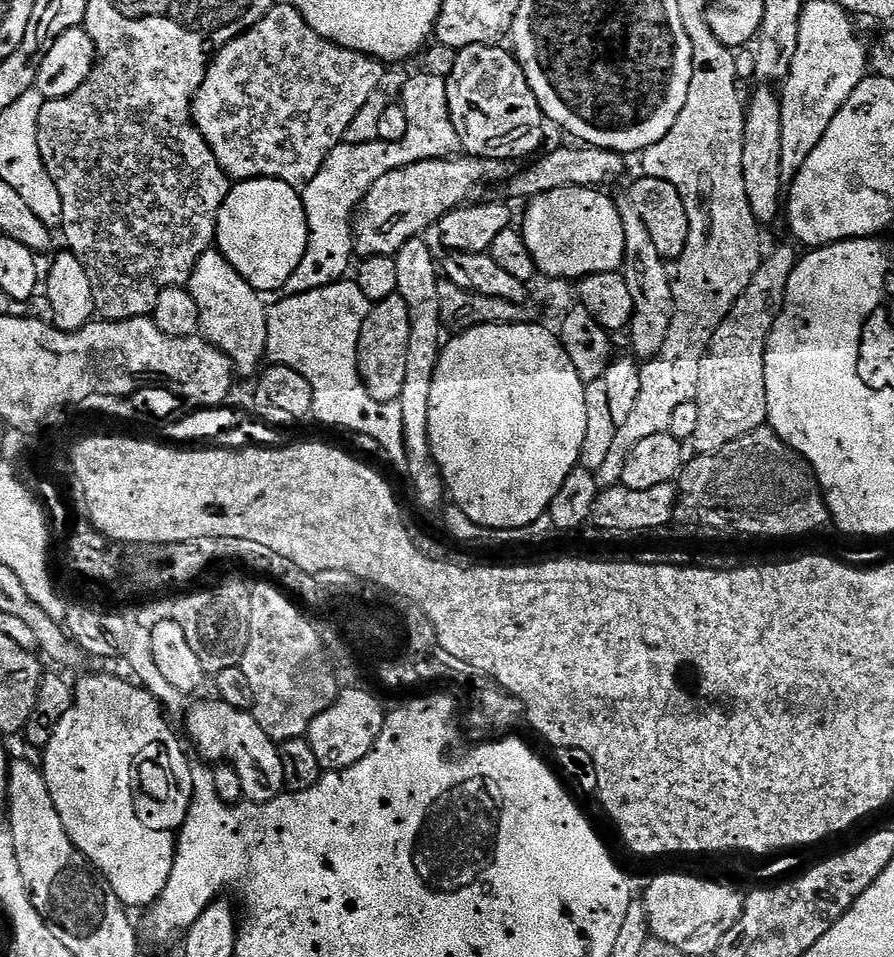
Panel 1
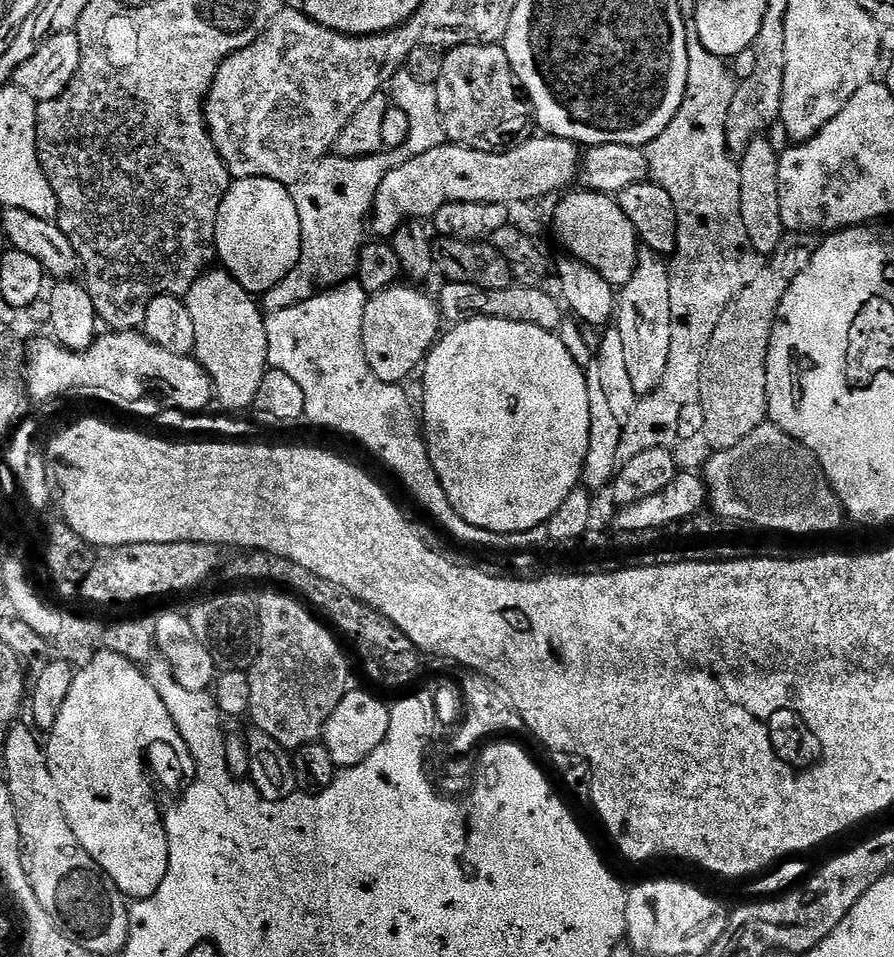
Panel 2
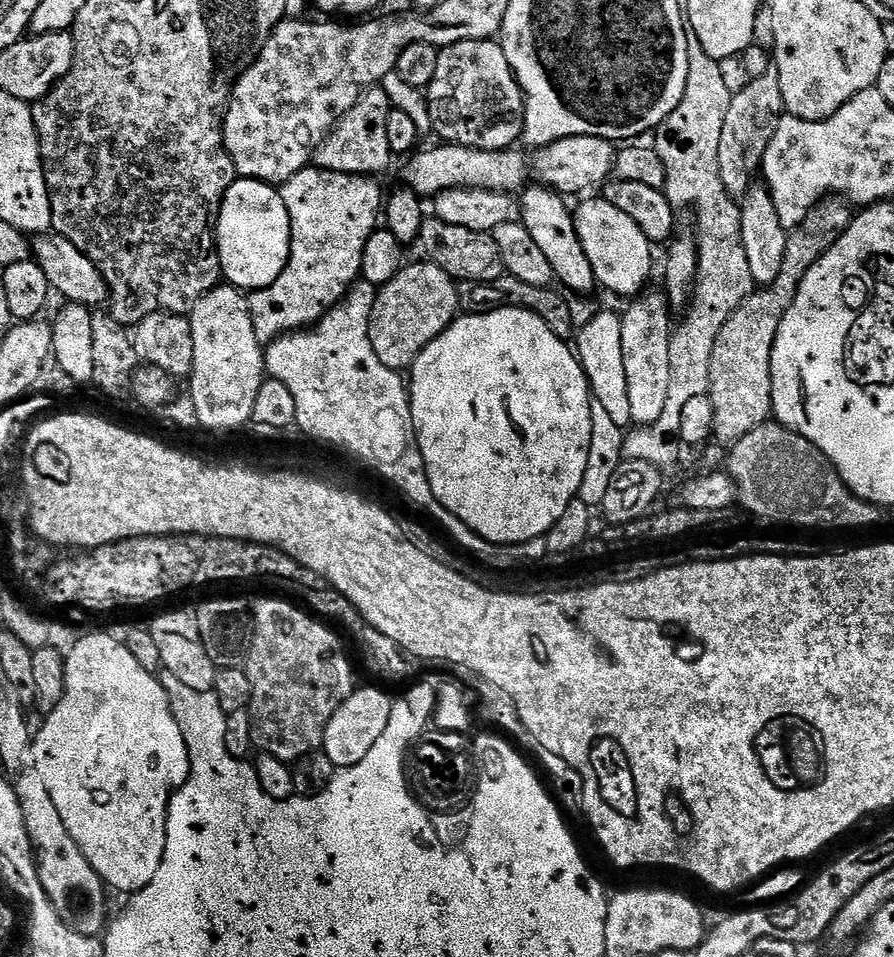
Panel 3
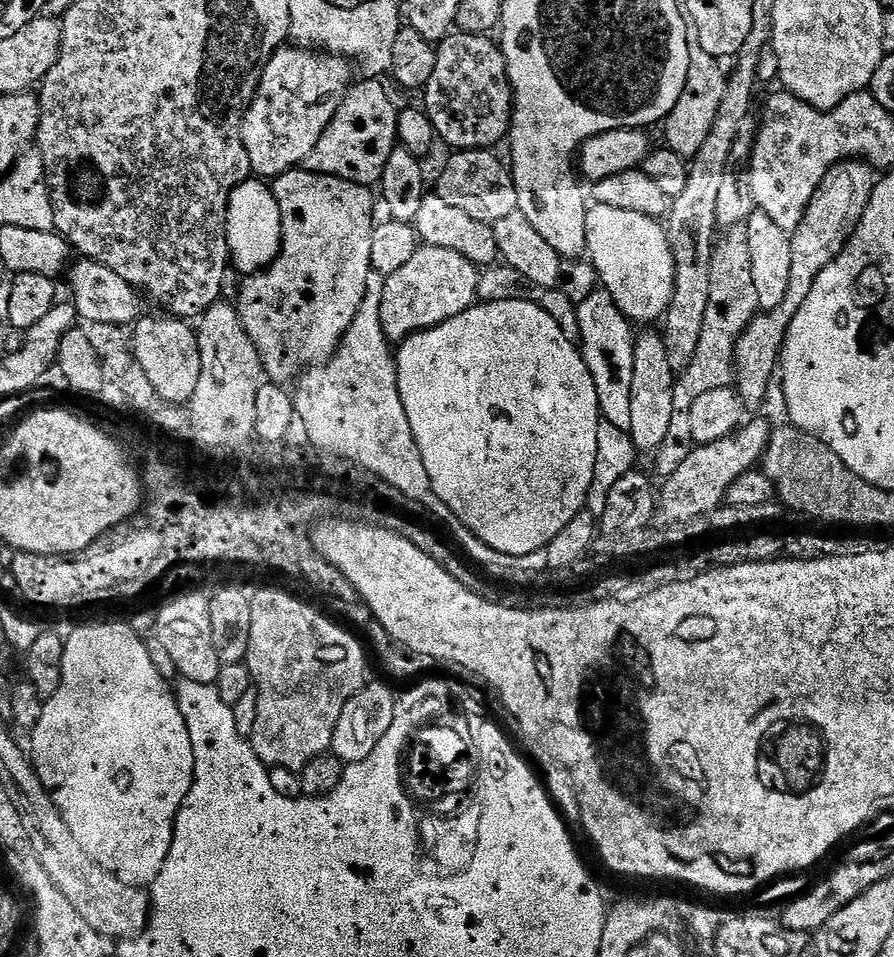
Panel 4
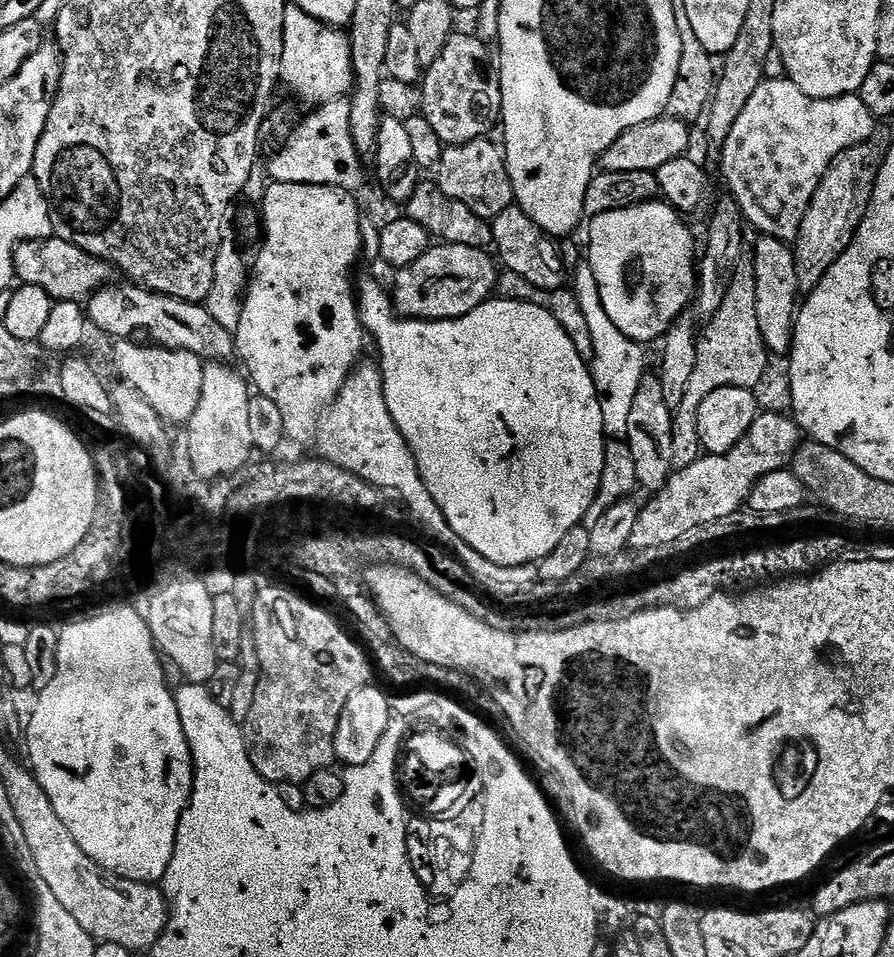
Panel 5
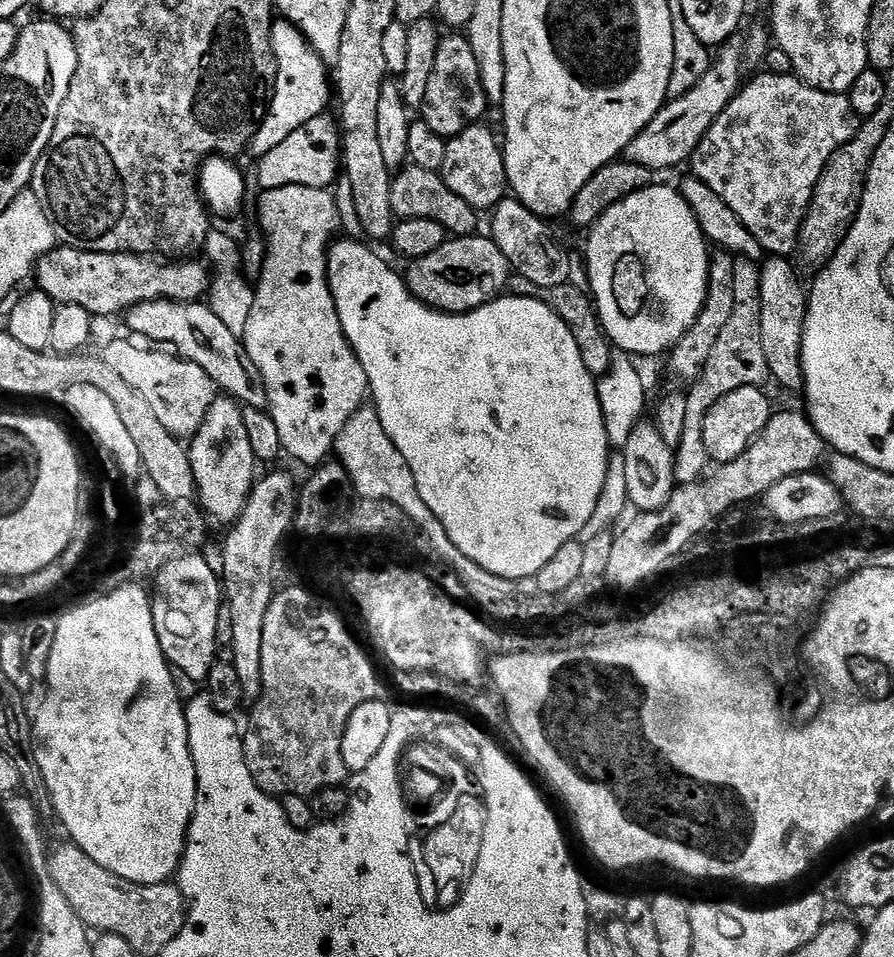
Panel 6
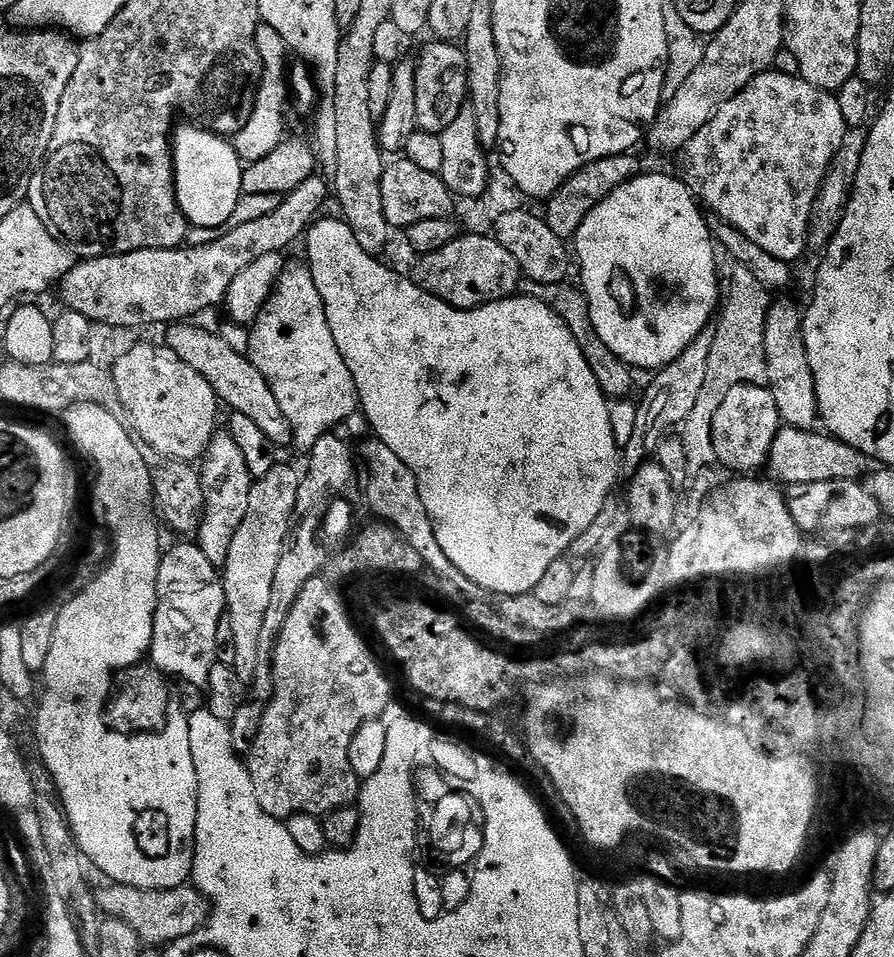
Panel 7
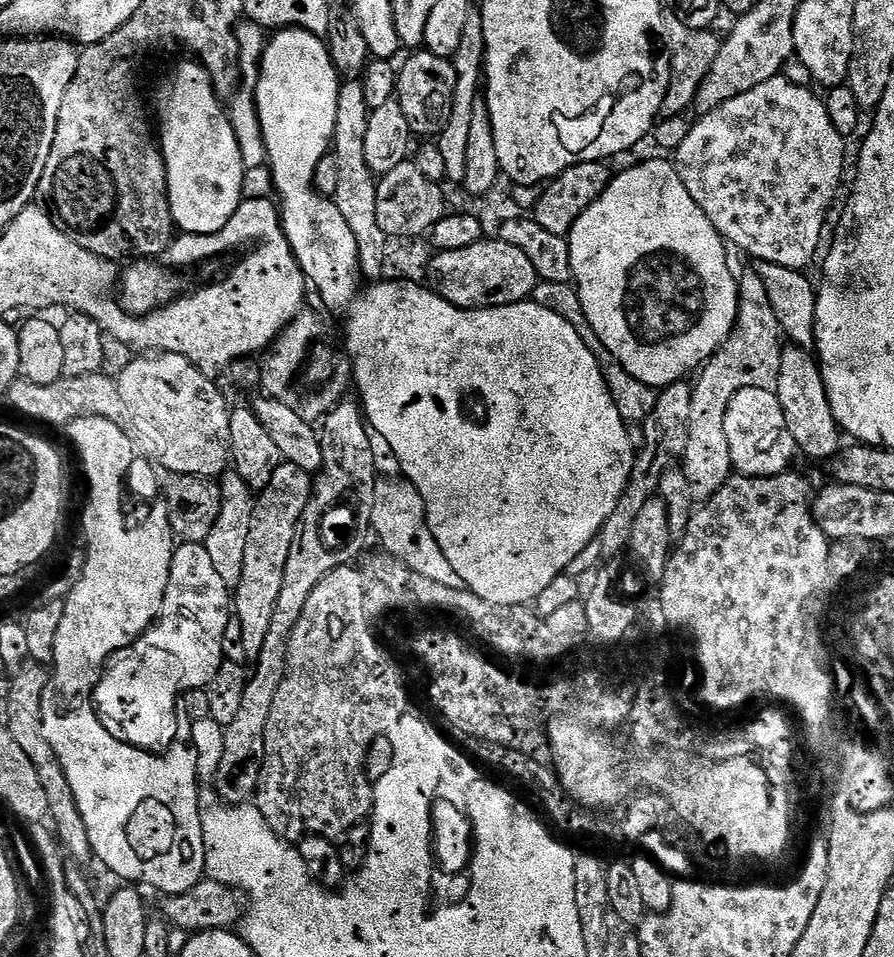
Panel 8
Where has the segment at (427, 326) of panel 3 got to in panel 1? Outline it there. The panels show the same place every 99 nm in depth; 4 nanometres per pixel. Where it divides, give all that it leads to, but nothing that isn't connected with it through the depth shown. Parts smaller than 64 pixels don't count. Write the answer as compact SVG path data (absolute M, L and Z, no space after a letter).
M398 295L377 300L372 305L358 338L358 370L366 390L378 402L398 400L405 383L406 350L410 346L410 310Z

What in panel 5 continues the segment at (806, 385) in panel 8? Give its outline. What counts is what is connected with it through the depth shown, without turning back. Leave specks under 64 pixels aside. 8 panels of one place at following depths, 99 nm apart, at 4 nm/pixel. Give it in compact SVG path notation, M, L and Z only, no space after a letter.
M761 235L756 253L750 256L756 275L756 319L754 327L762 334L764 345L774 356L788 356L792 351L792 329L796 326L798 301L802 293L798 286L795 251L785 241Z

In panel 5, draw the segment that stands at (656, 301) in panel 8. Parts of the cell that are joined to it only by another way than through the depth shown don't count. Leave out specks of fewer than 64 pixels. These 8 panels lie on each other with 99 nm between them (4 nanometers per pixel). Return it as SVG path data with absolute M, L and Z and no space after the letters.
M660 198L591 217L586 259L597 278L602 304L618 330L643 346L664 337L674 321L689 307L688 300L690 304L697 291L698 244L696 248L692 232L684 223L685 217Z

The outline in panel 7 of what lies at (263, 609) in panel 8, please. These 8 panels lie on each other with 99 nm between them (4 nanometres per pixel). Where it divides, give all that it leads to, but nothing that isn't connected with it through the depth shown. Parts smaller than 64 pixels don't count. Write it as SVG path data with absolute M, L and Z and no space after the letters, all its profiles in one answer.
M278 462L270 474L259 477L253 483L250 510L246 510L246 518L242 518L242 526L238 526L238 534L234 534L230 554L222 566L224 603L234 630L230 660L236 673L246 682L251 682L258 670L258 642L262 634L262 621L270 607L274 574L278 571L278 562L294 524L300 477L299 471L295 472L290 465Z

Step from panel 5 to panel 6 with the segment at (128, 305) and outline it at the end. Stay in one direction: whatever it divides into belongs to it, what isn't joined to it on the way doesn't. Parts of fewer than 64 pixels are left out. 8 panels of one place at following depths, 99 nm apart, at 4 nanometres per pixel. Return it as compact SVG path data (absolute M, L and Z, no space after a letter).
M178 300L144 302L128 311L126 320L133 337L145 336L148 340L157 340L160 346L173 344L176 347L173 349L185 360L194 362L194 366L202 366L221 393L249 408L267 409L266 386L263 385L259 370L246 359L242 340L226 328L207 303L182 304Z

